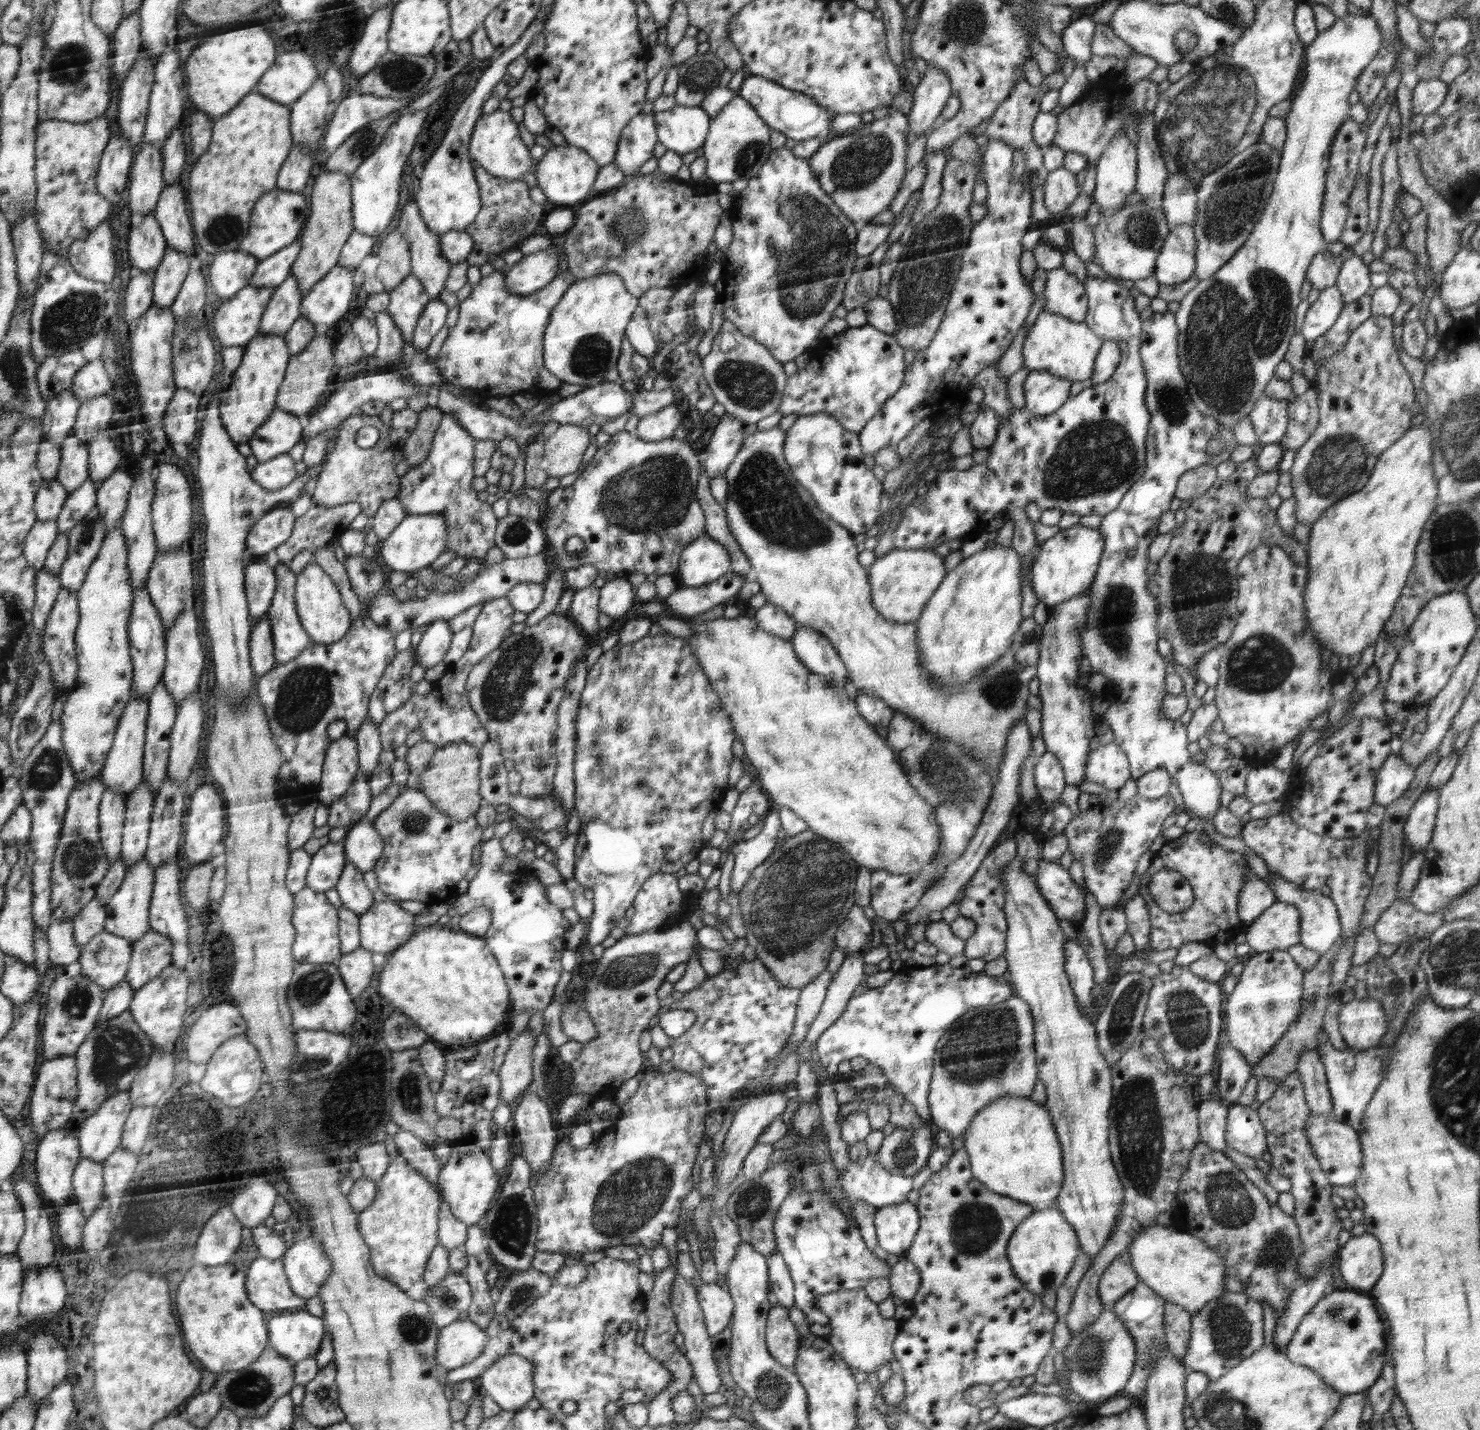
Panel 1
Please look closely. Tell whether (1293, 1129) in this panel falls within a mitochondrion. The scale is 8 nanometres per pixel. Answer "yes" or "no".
no

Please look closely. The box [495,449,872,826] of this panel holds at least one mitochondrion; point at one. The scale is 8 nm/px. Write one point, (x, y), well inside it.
(652, 497)

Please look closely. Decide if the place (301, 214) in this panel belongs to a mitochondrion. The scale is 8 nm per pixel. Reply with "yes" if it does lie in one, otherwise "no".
no

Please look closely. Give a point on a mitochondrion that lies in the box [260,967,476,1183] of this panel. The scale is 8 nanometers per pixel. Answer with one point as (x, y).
(367, 1076)

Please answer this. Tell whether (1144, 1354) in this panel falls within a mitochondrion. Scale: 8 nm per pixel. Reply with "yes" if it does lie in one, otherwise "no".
yes

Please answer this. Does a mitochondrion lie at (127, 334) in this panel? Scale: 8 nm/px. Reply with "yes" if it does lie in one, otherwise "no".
no

